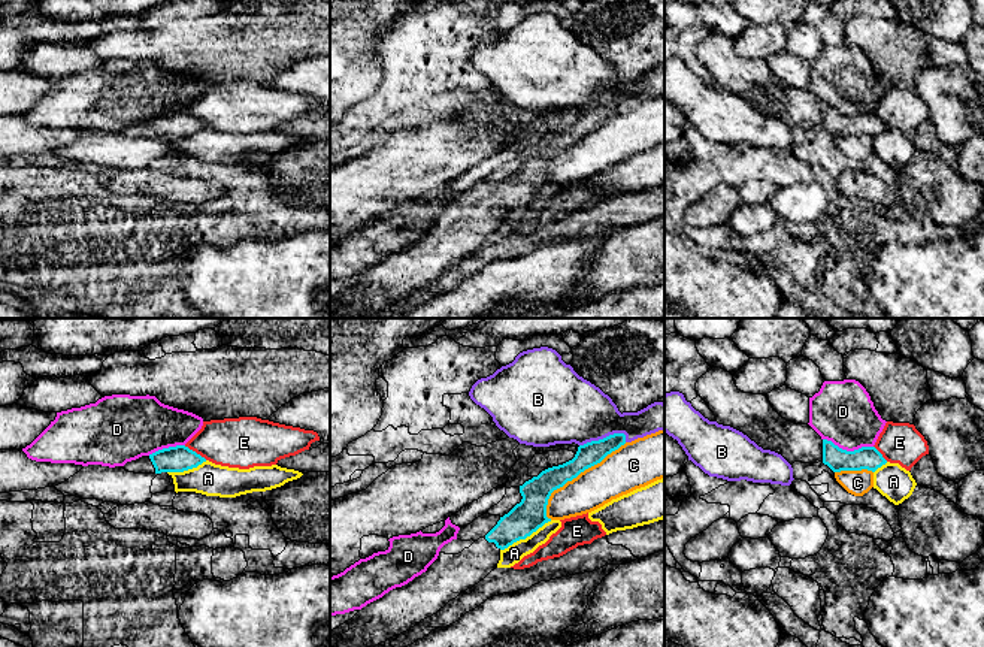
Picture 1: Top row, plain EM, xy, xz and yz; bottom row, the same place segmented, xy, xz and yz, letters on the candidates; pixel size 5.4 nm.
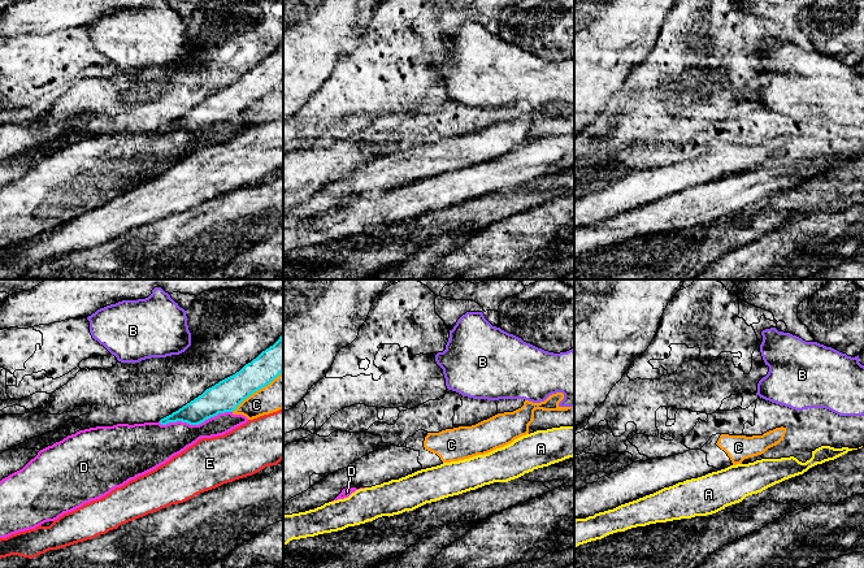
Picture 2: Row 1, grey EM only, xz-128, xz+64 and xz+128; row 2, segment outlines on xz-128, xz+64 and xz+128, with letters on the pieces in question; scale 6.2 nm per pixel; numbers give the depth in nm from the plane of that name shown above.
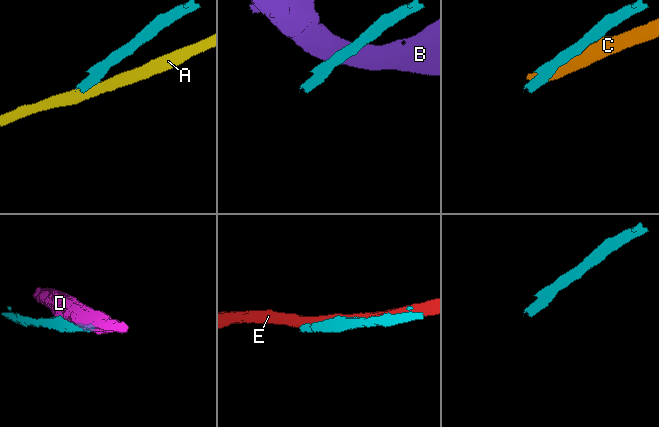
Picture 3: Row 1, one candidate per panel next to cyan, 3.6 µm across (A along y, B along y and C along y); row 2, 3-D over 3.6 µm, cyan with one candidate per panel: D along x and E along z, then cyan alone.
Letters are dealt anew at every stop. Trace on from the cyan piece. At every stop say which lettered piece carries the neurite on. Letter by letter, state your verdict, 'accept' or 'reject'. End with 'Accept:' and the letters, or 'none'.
A: reject
B: reject
C: reject
D: reject
E: reject
Accept: none

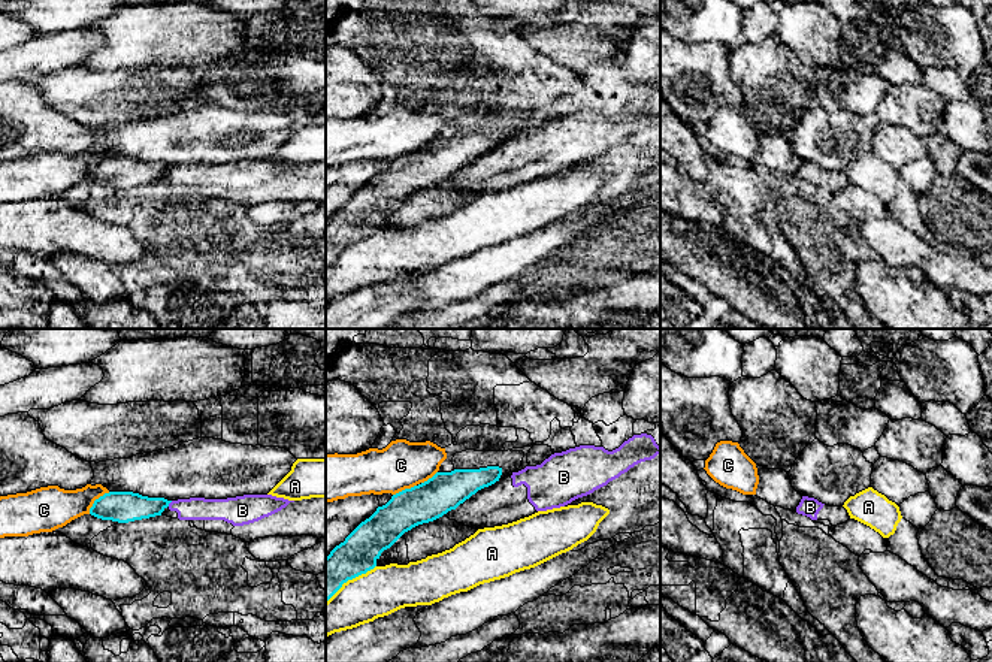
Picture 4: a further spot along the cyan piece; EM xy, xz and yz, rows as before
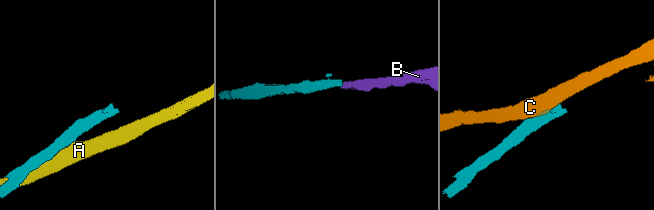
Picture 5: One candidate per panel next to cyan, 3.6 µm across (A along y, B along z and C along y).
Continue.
A: reject
B: reject
C: reject
Accept: none

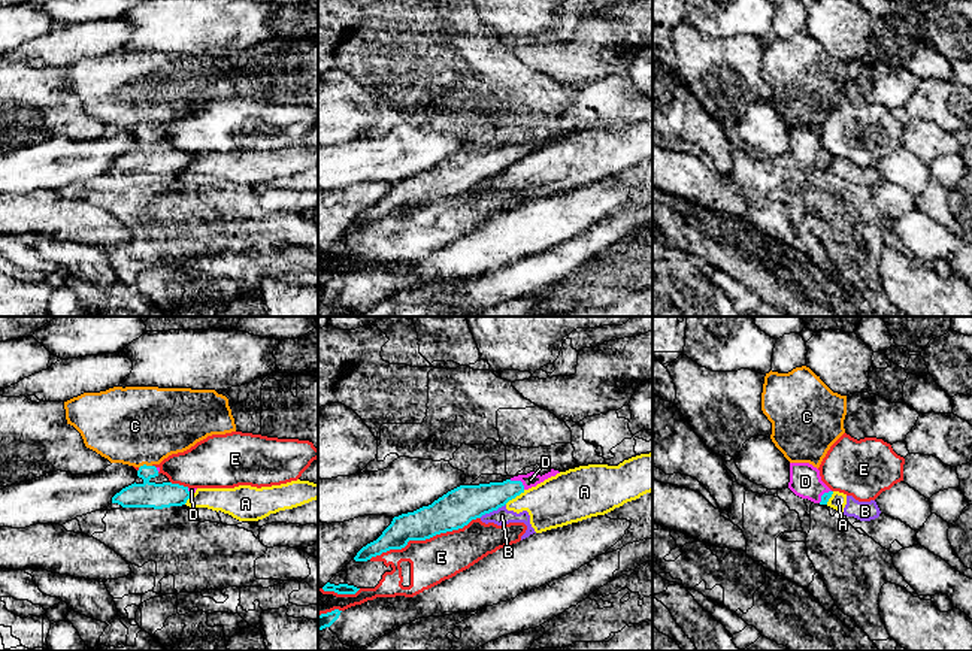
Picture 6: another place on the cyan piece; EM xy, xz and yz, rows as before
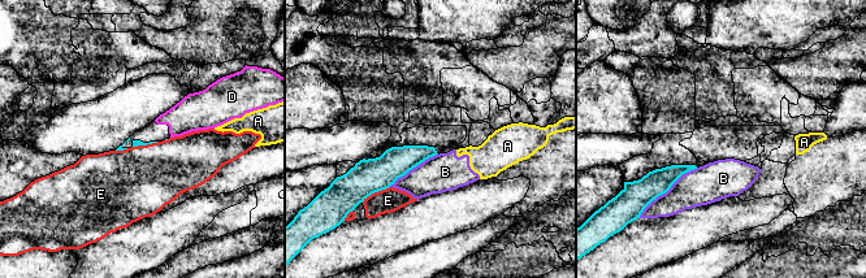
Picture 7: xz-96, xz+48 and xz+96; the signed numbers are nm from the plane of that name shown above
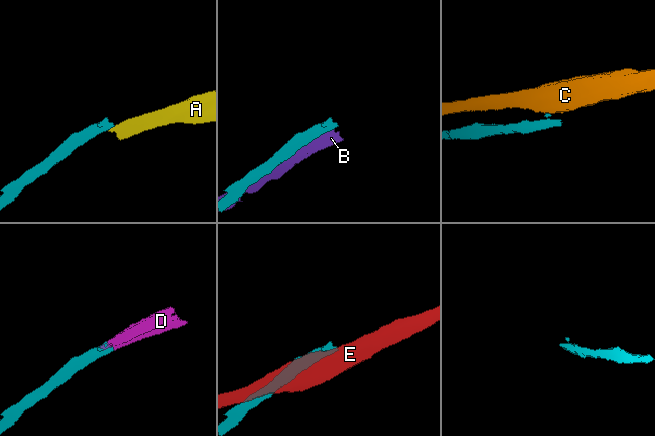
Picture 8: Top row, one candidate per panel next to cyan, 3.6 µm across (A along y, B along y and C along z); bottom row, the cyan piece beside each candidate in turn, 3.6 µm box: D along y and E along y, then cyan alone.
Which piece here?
A: reject
B: reject
C: reject
D: accept
E: reject
Accept: D

